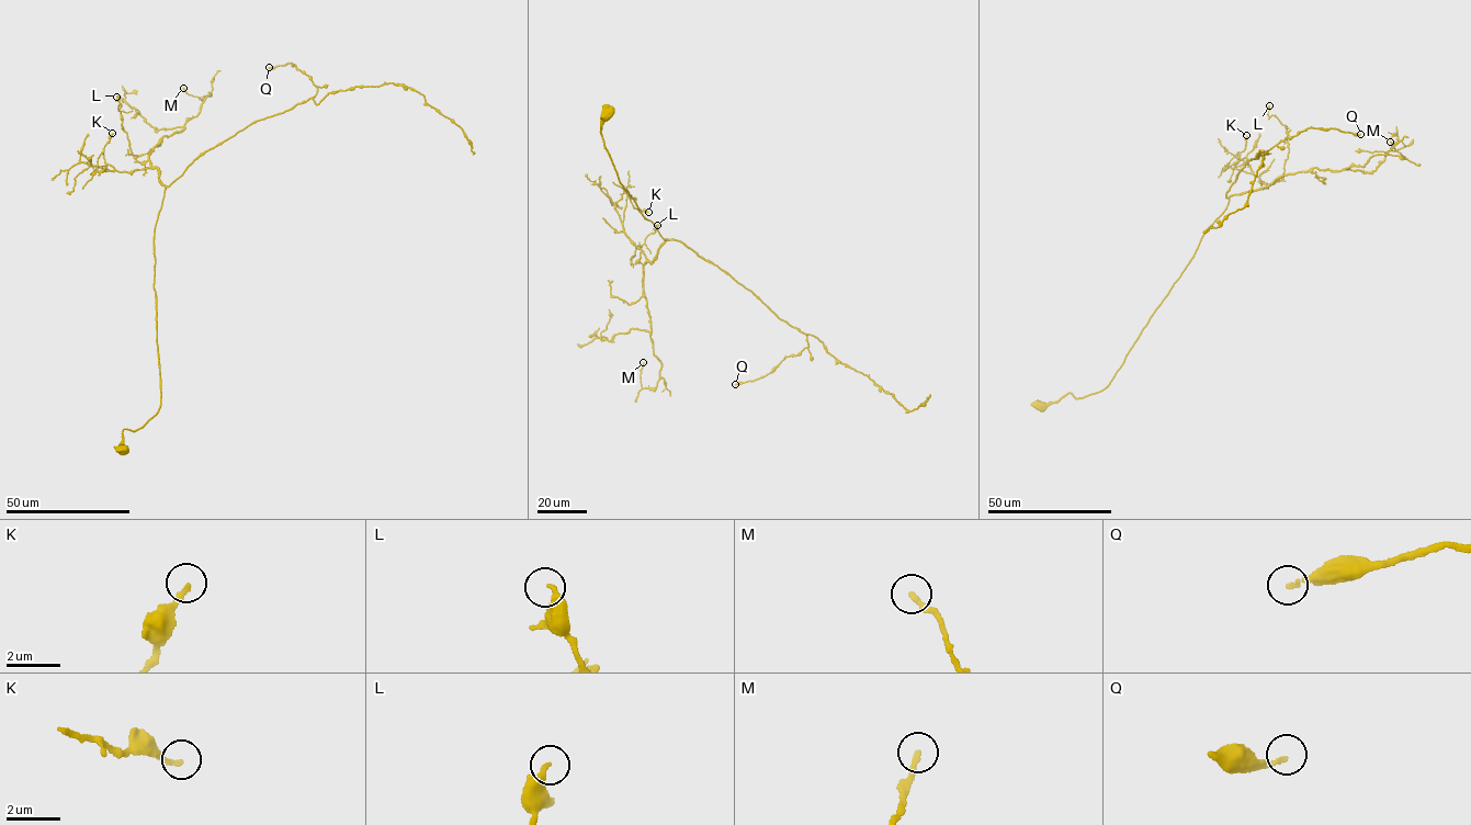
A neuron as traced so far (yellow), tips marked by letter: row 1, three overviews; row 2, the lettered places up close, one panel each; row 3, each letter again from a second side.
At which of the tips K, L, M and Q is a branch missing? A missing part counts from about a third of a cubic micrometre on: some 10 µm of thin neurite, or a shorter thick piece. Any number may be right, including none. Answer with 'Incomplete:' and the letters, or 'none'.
Incomplete: Q

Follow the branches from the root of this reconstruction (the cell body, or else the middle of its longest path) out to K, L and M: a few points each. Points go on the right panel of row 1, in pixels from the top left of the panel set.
K: (1039, 405), (1068, 393), (1086, 397), (1107, 386), (1229, 196), (1268, 185), (1228, 165), (1244, 148), (1246, 135)
L: (1039, 405), (1068, 393), (1078, 398), (1102, 391), (1229, 196), (1283, 179), (1287, 131), (1268, 114), (1269, 105)
M: (1039, 405), (1107, 386), (1229, 196), (1314, 168), (1342, 171), (1379, 155), (1406, 158), (1390, 142)

